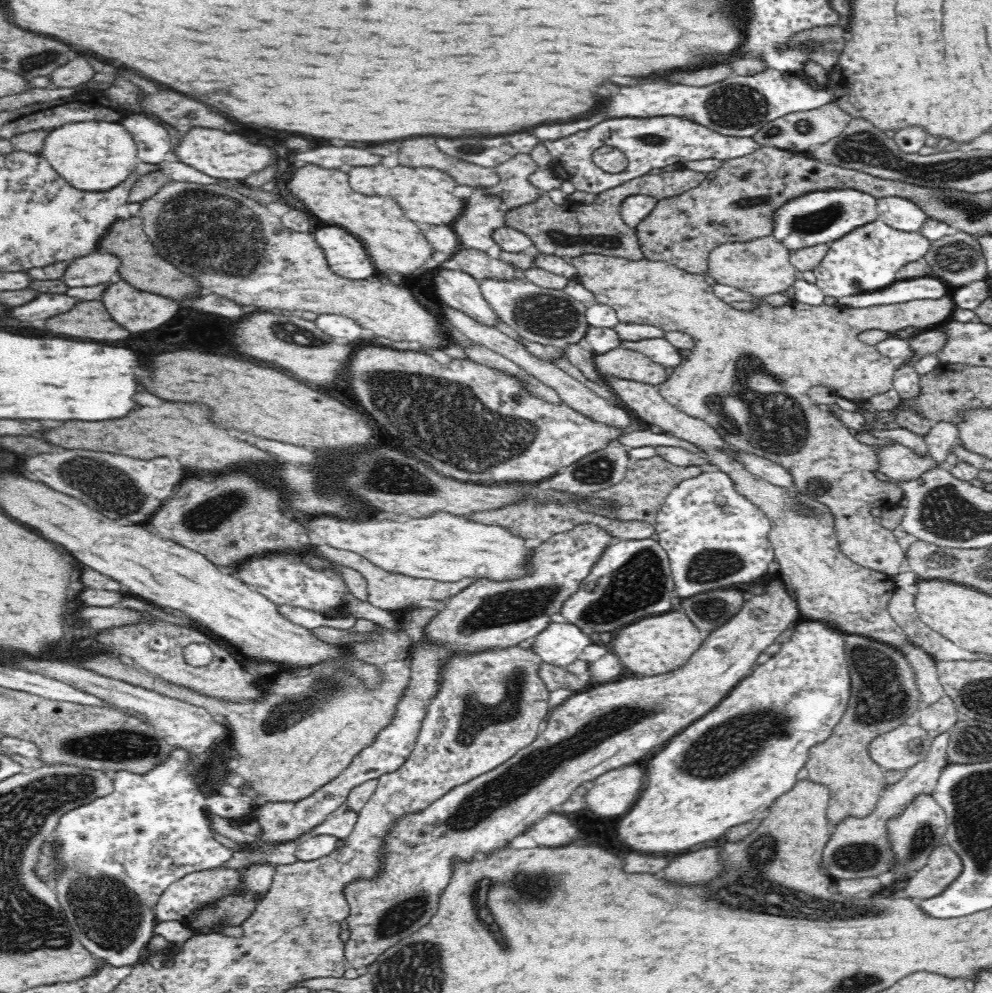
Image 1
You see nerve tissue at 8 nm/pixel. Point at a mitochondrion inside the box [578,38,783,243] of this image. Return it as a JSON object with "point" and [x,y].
{"point":[736,106]}

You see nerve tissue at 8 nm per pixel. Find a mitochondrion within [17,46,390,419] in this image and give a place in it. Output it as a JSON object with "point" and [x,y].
{"point":[200,227]}

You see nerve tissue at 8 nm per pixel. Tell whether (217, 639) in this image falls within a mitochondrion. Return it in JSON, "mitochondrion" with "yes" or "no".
{"mitochondrion":"no"}

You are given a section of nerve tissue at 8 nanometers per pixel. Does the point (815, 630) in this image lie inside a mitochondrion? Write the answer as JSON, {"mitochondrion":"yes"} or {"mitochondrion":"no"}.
{"mitochondrion":"no"}

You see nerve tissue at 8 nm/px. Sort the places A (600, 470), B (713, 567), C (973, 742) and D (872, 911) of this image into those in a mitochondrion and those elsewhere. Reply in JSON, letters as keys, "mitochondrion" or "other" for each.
{"A":"mitochondrion","B":"mitochondrion","C":"mitochondrion","D":"mitochondrion"}

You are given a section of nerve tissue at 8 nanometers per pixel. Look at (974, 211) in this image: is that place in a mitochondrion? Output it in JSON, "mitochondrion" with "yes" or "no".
{"mitochondrion":"yes"}

